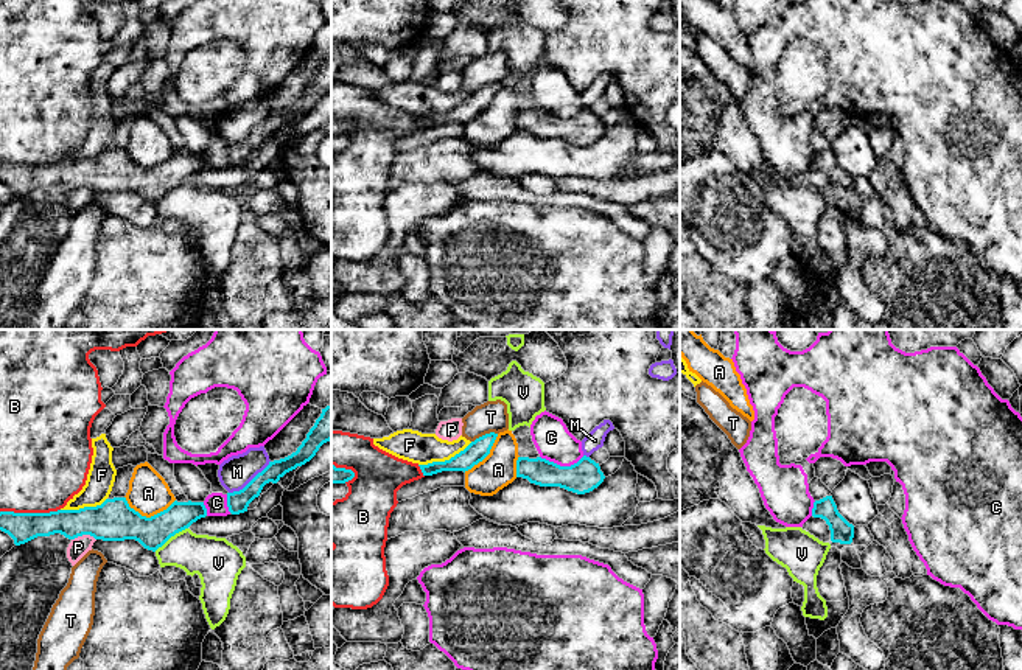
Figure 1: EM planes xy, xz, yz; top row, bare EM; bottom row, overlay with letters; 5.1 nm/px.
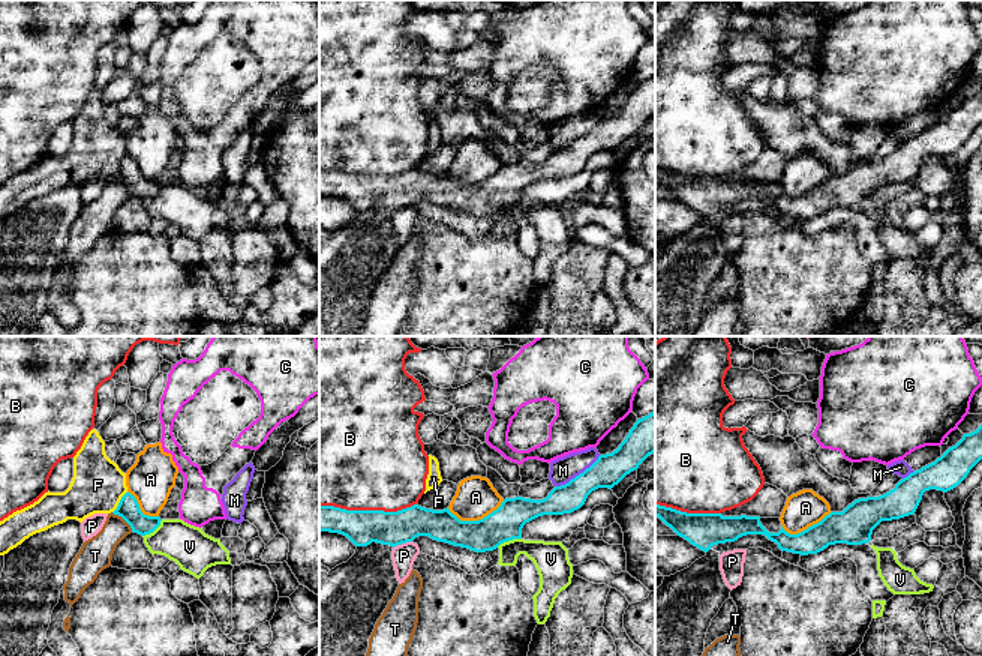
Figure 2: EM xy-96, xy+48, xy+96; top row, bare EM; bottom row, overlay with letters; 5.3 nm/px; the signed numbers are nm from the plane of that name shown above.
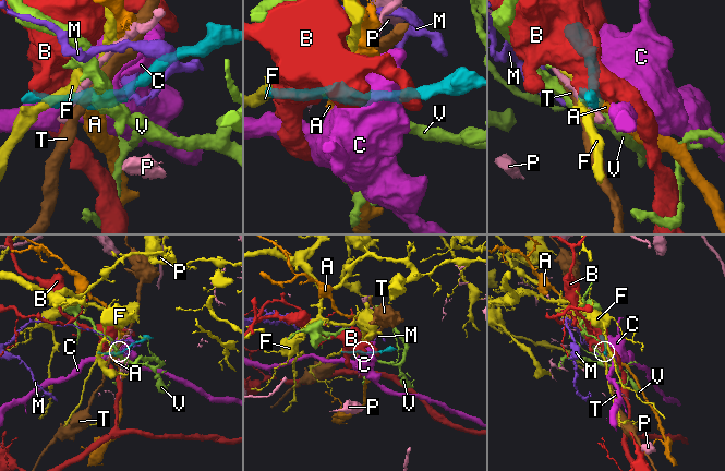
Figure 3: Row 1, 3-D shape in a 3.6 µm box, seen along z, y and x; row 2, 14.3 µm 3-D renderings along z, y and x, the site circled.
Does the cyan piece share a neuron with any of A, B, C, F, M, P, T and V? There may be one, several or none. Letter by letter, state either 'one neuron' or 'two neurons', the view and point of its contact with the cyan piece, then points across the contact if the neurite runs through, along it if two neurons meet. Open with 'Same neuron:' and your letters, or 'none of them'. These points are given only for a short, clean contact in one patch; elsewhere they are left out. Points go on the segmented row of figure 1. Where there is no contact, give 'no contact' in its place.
Same neuron: none of them
A: two neurons; contact xy (148, 518)
B: two neurons; contact xy (30, 513)
C: two neurons; contact xz (562, 467); border xz (584, 456), (570, 465), (557, 465), (540, 457)
F: two neurons; contact xz (445, 460)
M: two neurons; contact xy (251, 481); border xy (269, 460), (241, 488), (229, 493)
P: two neurons; contact xy (83, 533); border xy (95, 538), (78, 535), (72, 540)
T: two neurons; contact xz (484, 436); border xz (496, 432), (487, 432), (472, 442)
V: two neurons; contact xy (170, 537); border xy (187, 527), (171, 535), (154, 551)

